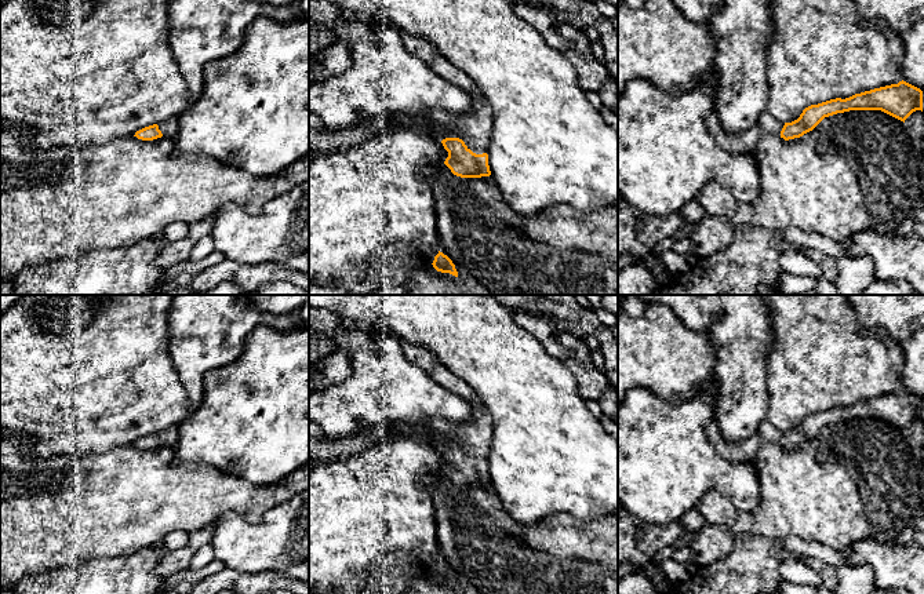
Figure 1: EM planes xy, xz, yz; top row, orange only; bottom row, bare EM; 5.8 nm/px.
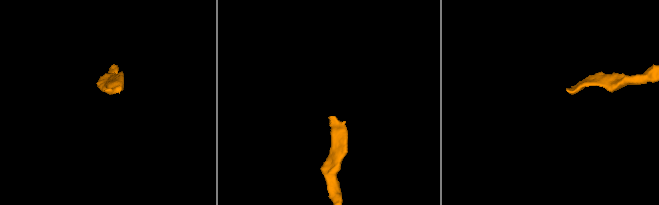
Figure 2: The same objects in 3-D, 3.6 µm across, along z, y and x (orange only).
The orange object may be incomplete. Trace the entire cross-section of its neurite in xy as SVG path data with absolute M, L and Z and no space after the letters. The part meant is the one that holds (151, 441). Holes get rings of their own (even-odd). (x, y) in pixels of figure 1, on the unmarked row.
M174 424L165 430L161 430L160 433L153 433L137 440L134 445L142 449L153 449L161 445L174 449L178 445L178 441L179 441L179 426Z

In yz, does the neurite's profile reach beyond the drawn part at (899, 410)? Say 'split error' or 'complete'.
split error

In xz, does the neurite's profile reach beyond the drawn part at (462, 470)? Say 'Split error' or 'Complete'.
Split error

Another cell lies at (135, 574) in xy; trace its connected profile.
M161 544L145 547L128 557L102 557L76 566L63 566L22 577L12 594L157 594L161 579L156 573L165 550Z

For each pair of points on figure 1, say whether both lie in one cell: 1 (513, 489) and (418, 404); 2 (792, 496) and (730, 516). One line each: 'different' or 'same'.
1: different
2: same

